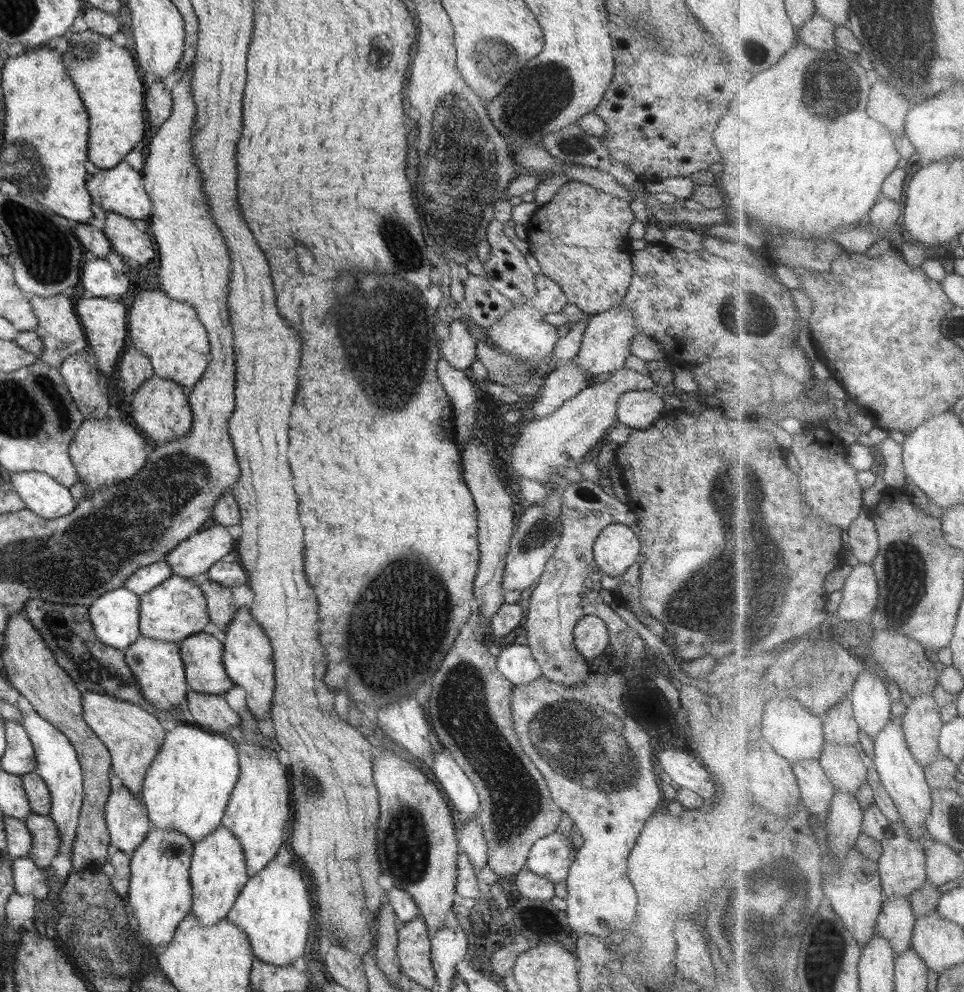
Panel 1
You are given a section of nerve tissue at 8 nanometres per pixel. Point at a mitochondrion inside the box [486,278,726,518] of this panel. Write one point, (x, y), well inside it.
(523, 372)

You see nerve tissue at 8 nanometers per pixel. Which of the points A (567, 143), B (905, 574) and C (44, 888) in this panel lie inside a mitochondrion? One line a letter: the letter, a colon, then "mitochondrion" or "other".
A: mitochondrion
B: mitochondrion
C: other

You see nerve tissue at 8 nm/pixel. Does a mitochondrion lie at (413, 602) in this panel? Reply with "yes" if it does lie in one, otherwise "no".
yes

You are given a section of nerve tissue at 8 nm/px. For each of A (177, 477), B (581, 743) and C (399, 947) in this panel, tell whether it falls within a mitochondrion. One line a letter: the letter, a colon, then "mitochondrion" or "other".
A: mitochondrion
B: mitochondrion
C: other

